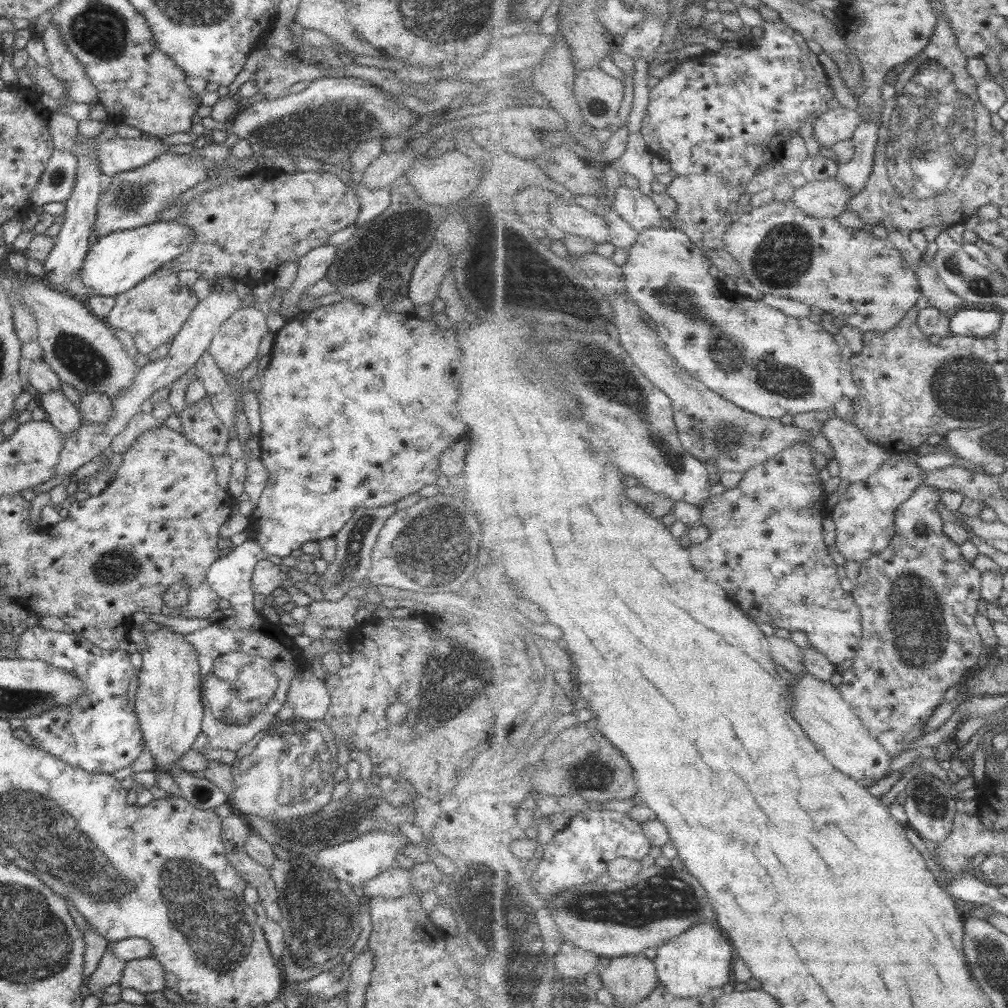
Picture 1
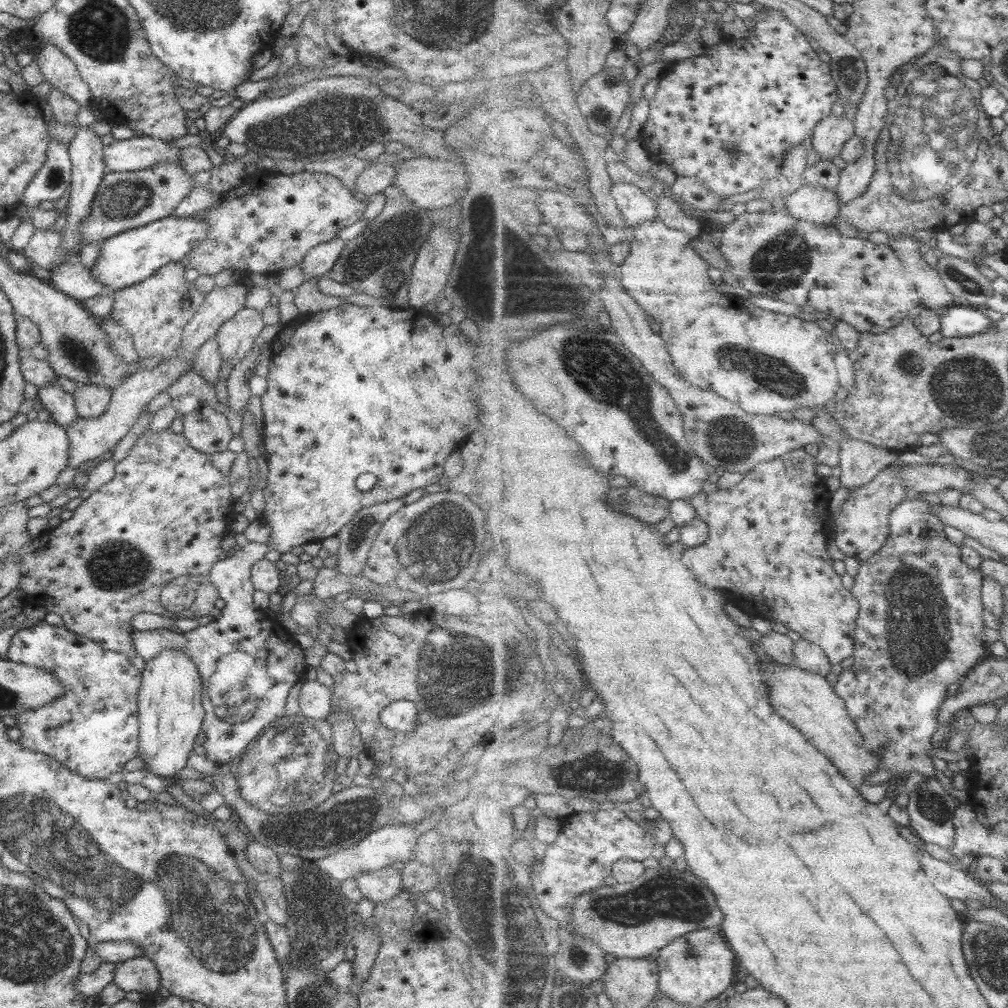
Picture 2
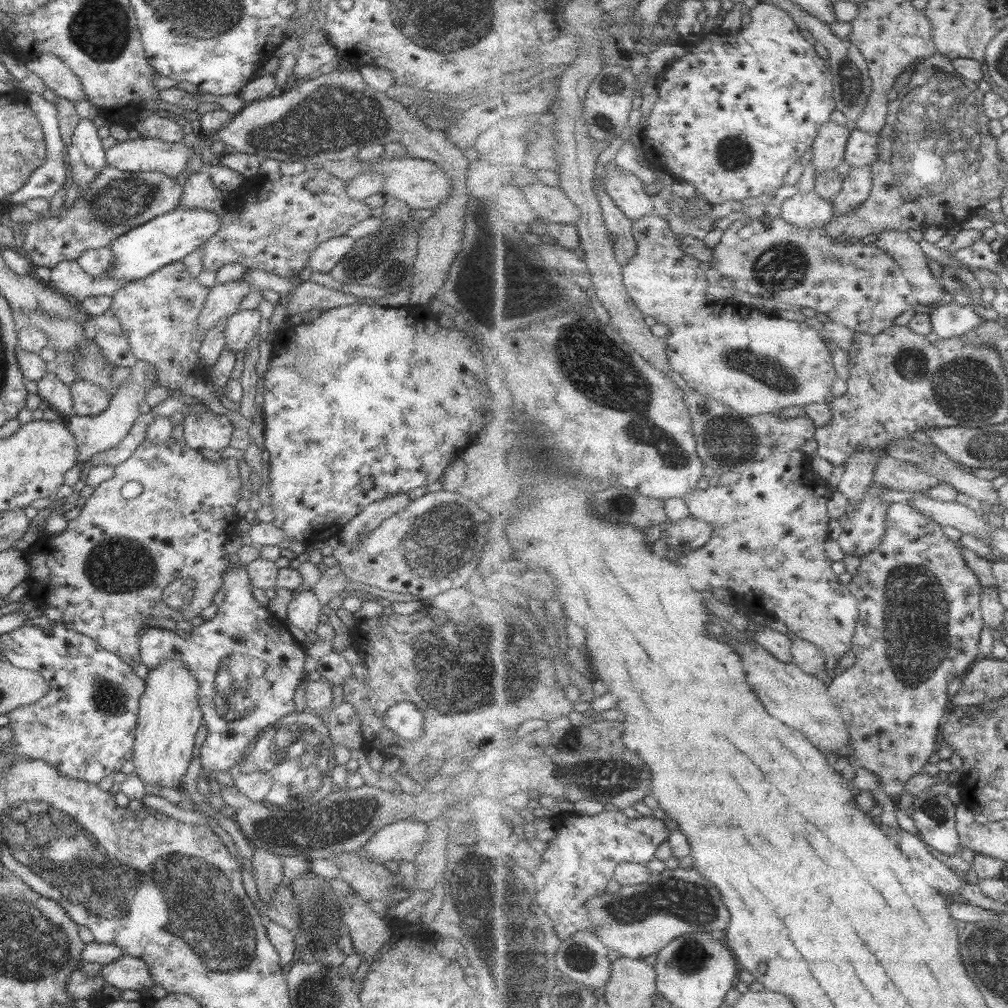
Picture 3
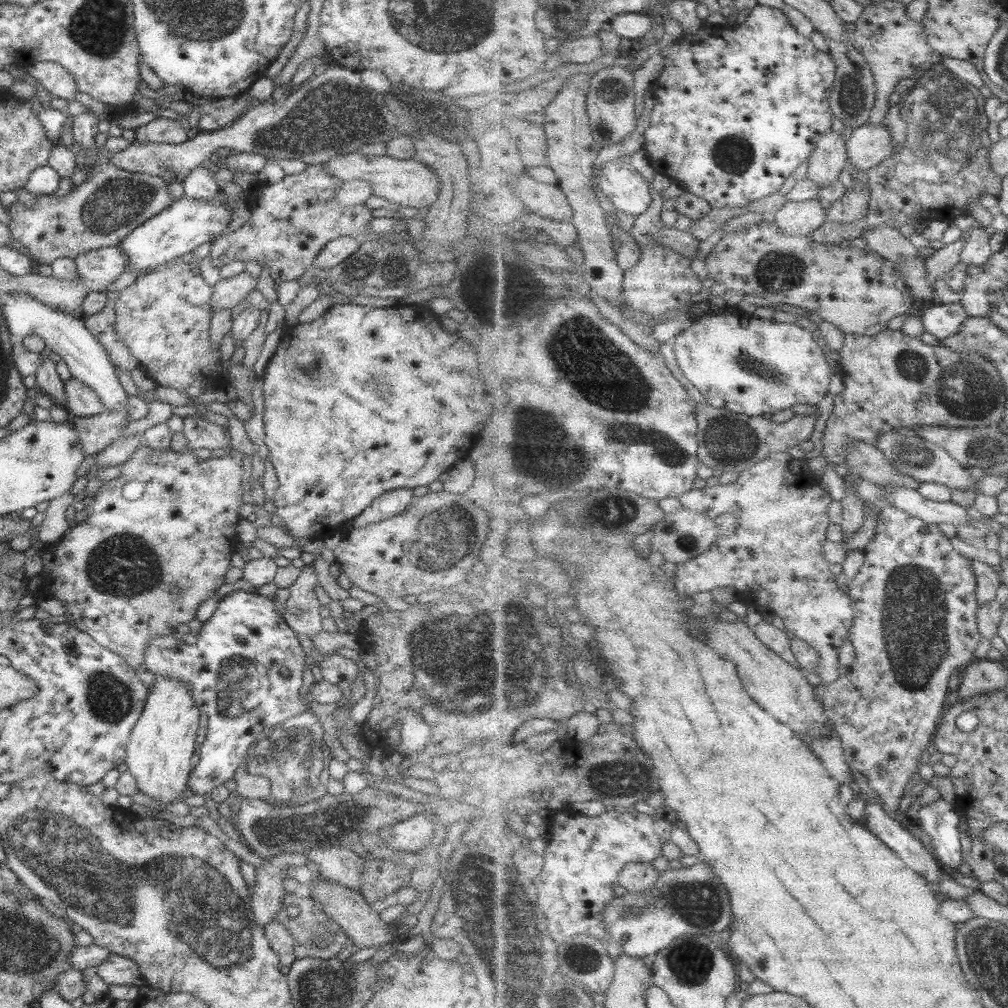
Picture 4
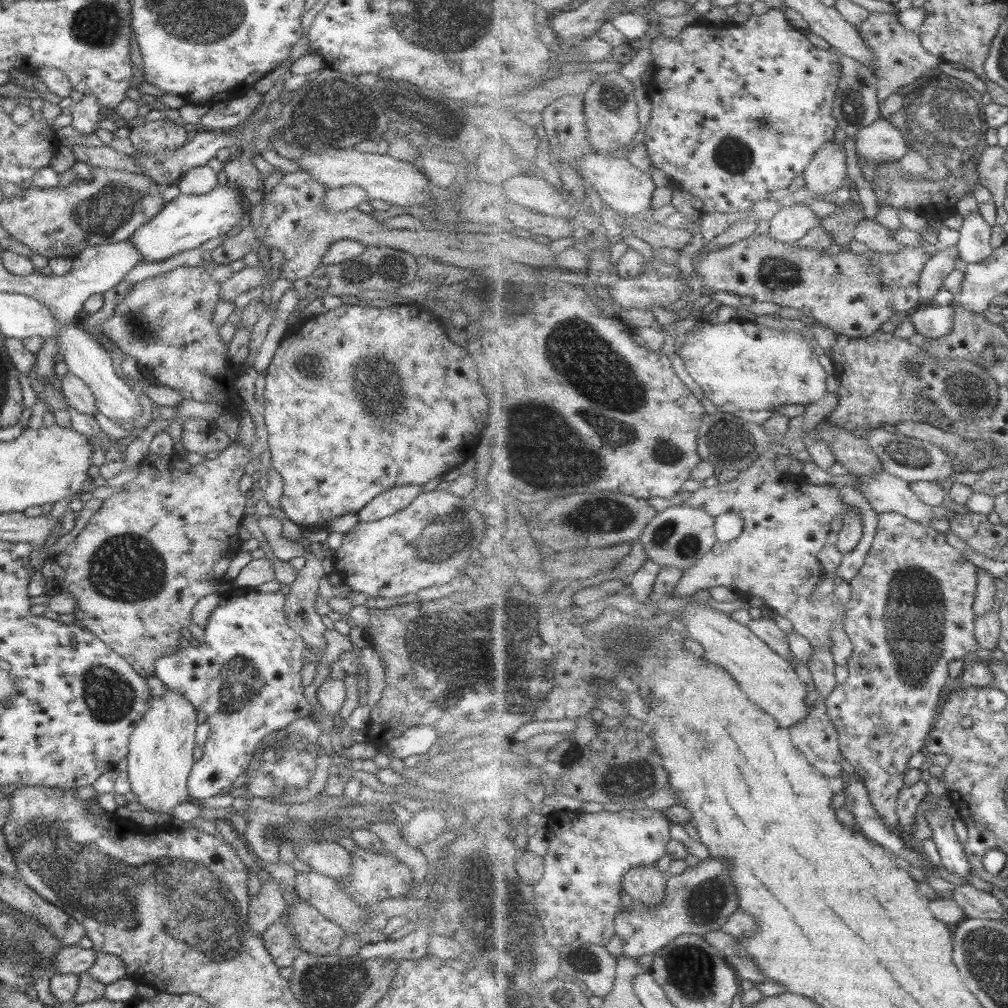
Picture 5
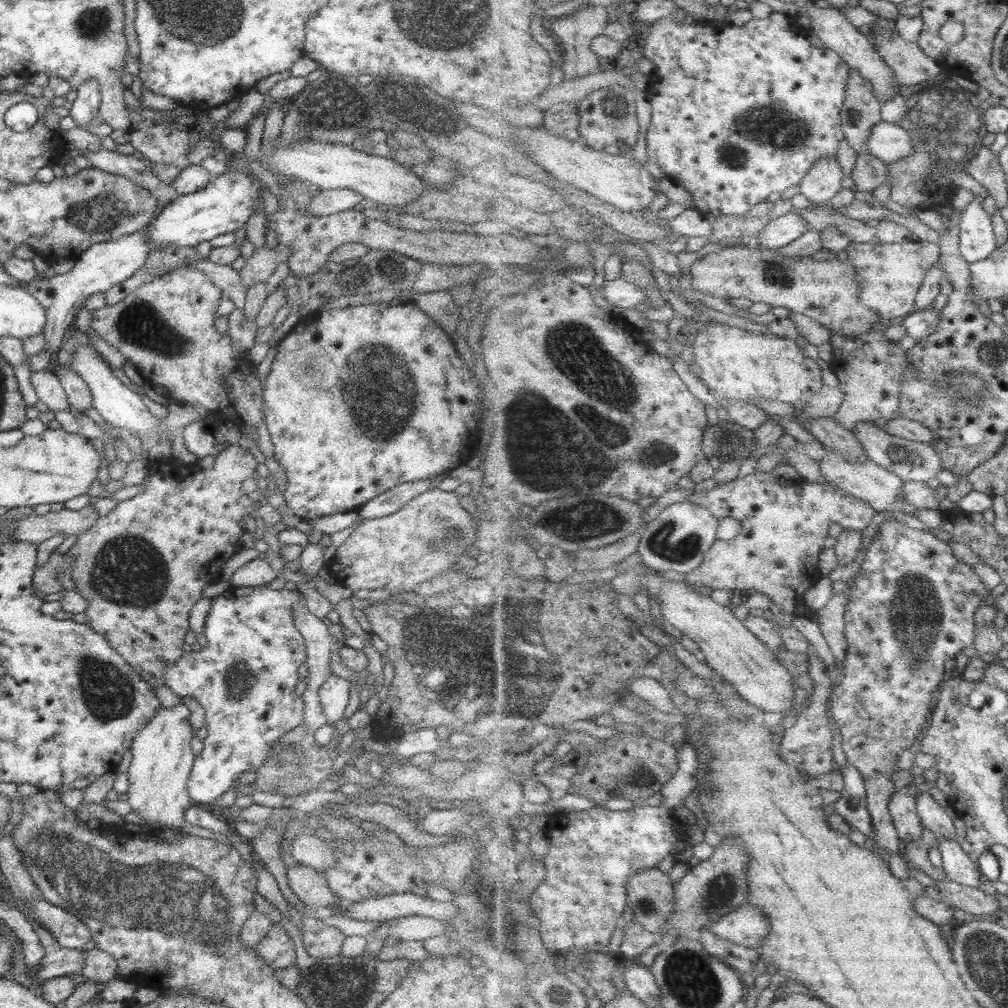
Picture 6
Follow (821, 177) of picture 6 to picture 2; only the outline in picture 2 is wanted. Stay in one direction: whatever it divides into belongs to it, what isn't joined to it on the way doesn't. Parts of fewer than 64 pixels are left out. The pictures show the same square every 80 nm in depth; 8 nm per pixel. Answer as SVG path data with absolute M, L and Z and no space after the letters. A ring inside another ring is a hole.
M829 115L819 122L812 134L813 149L820 160L833 160L840 156L843 145L856 134L856 123L849 118Z

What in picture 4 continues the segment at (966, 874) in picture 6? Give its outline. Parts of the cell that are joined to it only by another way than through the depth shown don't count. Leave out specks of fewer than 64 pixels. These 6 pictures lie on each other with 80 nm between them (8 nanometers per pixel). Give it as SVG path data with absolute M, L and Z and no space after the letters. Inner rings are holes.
M939 798L921 806L917 818L941 864L951 871L959 868L965 856L961 852L961 816L954 808L954 803Z

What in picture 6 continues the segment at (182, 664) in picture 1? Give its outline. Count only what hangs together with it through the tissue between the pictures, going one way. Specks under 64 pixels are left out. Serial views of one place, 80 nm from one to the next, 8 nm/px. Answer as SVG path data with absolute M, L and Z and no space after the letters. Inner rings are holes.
M181 701L173 706L158 707L153 718L137 733L130 746L132 755L126 772L126 801L132 808L130 812L145 820L149 824L146 828L153 833L179 829L184 822L185 811L194 804L186 789L194 759L189 747L192 731L187 719L189 714L188 706Z

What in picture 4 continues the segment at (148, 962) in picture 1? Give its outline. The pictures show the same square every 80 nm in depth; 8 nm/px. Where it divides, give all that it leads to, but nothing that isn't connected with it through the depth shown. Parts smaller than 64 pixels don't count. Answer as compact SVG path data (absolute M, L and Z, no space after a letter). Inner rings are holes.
M109 954L109 958L105 958L95 967L95 974L107 985L126 984L137 987L145 985L137 964L117 954Z

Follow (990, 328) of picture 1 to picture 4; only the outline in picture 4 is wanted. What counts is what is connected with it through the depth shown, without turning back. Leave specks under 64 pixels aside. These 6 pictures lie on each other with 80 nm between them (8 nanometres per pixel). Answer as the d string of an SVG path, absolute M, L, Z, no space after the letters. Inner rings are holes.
M935 302L934 306L925 310L920 317L926 332L940 340L958 333L962 322L965 322L970 314L960 302L945 305Z

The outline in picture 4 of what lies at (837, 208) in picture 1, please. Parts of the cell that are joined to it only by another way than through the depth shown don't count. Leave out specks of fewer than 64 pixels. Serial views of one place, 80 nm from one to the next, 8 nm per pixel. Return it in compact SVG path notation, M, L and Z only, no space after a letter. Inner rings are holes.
M820 199L787 202L774 214L775 221L785 234L808 236L828 221L828 210Z

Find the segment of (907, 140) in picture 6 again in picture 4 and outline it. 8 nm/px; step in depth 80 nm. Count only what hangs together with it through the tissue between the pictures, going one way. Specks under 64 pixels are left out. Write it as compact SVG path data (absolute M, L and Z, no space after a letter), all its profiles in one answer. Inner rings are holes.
M885 123L854 128L847 147L849 165L864 172L894 155L894 140Z

